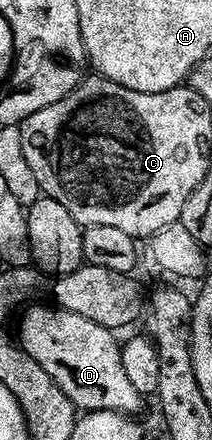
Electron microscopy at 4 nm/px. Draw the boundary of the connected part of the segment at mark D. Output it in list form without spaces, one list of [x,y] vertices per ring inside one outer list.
[[[26,315],[23,316],[20,325],[22,326],[21,346],[35,361],[42,362],[43,370],[50,367],[54,361],[66,359],[66,369],[52,371],[51,378],[68,395],[69,401],[77,410],[87,413],[114,409],[128,415],[136,413],[134,411],[140,405],[140,395],[128,375],[129,370],[122,358],[120,345],[112,345],[108,341],[102,343],[102,339],[94,339],[90,343],[80,339],[80,341],[72,341],[70,344],[59,344],[60,338],[54,337],[52,321],[43,325],[32,323]]]

